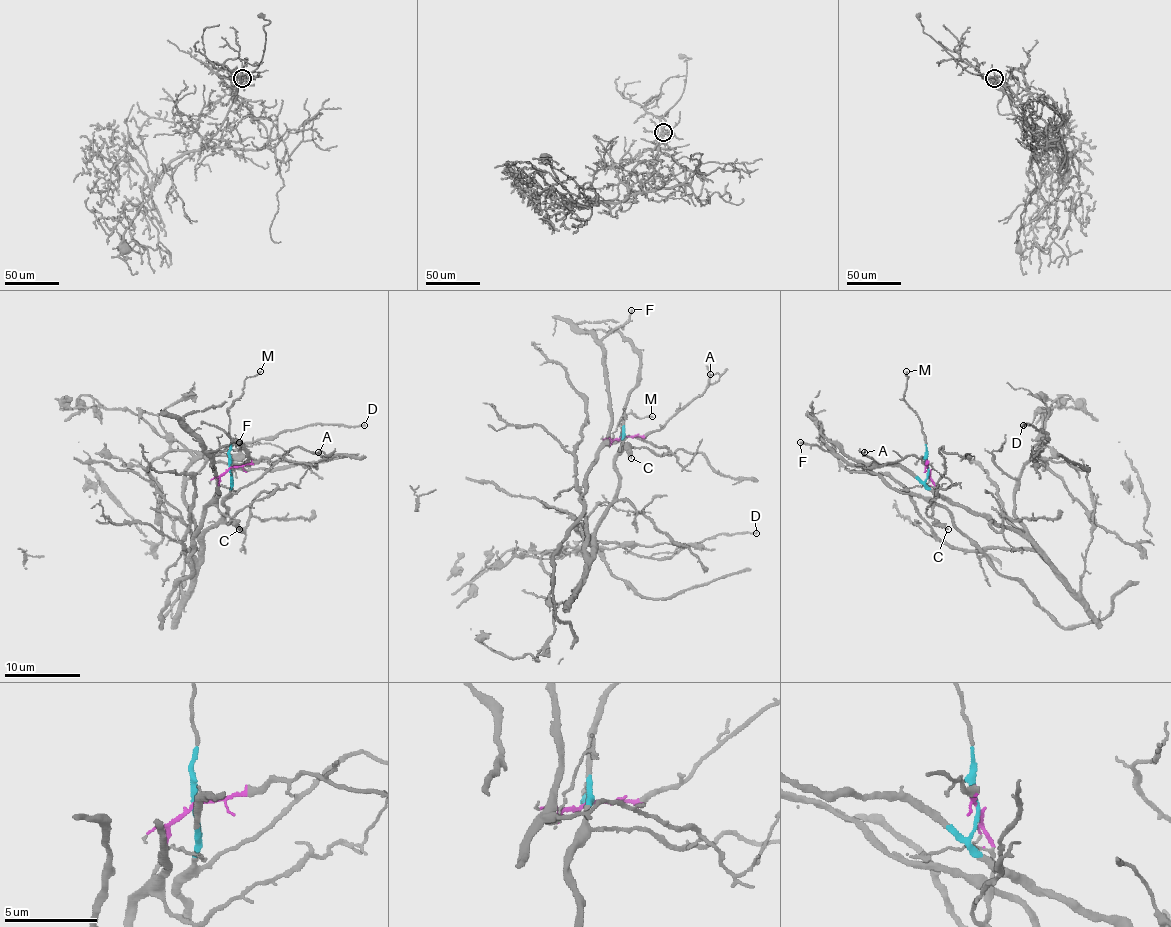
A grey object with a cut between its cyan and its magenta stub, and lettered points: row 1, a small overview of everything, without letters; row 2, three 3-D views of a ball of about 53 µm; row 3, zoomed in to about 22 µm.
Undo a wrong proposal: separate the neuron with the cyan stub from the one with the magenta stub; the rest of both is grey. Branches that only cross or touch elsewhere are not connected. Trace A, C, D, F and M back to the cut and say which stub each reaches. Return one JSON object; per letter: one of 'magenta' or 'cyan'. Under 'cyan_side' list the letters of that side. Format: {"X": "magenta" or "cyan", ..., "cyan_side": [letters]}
{"A": "magenta", "C": "magenta", "D": "cyan", "F": "magenta", "M": "cyan", "cyan_side": ["D", "M"]}

